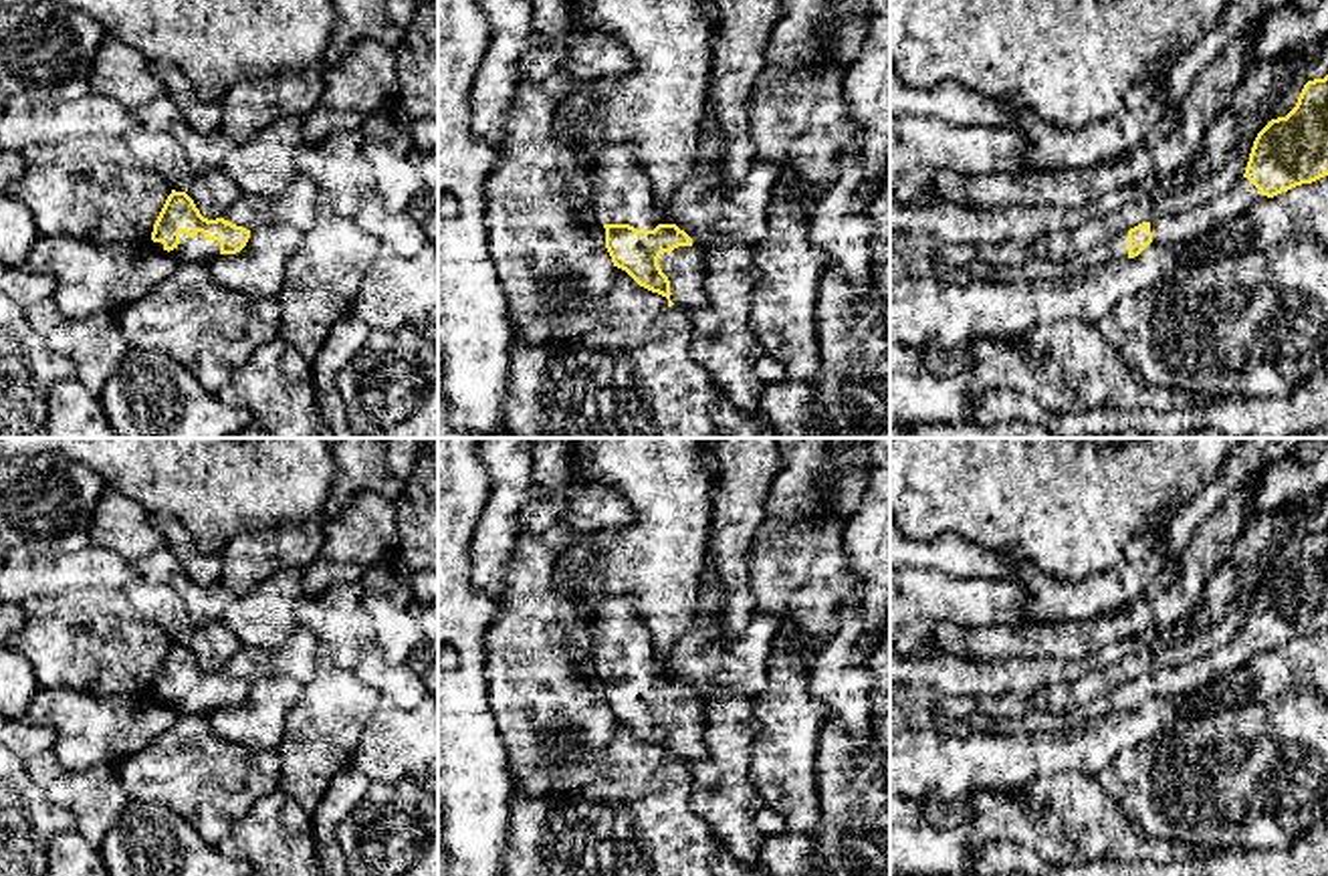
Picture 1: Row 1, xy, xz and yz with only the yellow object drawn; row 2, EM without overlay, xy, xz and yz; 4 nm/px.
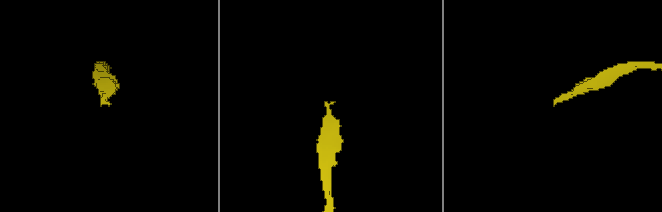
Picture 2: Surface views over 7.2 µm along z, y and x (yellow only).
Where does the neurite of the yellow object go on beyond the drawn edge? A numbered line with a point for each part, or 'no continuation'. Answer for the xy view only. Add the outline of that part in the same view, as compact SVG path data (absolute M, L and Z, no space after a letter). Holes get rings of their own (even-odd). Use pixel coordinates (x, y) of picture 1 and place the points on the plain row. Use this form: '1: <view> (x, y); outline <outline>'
1: xy (198, 701); outline M182 684L180 696L172 704L178 710L178 717L186 717L186 715L210 717L210 713L220 706L220 694L206 692L202 684L198 684L194 690Z

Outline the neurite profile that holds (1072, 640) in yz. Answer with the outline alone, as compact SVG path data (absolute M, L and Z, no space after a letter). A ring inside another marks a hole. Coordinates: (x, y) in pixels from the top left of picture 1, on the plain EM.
M1255 474L1235 490L1215 515L1203 521L1185 553L1175 559L1175 581L1152 599L1122 606L1114 616L1064 624L1029 624L1023 630L1005 626L961 630L953 624L934 628L943 654L985 662L1007 656L1086 660L1106 646L1134 638L1150 626L1171 628L1203 597L1207 579L1227 561L1251 519L1249 507L1261 482Z

